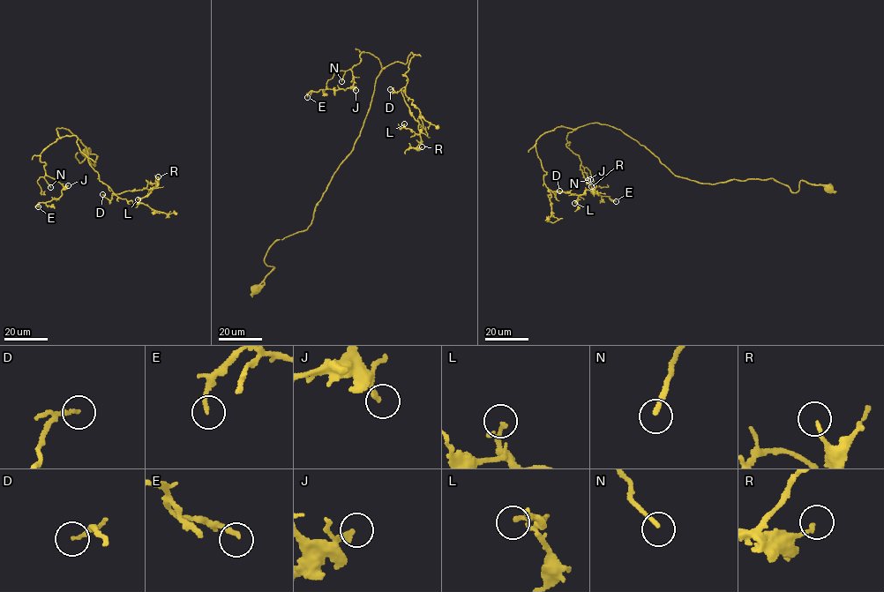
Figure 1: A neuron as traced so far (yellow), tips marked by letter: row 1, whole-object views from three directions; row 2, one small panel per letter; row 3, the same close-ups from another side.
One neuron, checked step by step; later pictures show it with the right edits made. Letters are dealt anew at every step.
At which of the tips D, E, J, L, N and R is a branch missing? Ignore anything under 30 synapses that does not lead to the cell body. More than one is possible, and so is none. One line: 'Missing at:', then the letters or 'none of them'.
Missing at: E, J, N

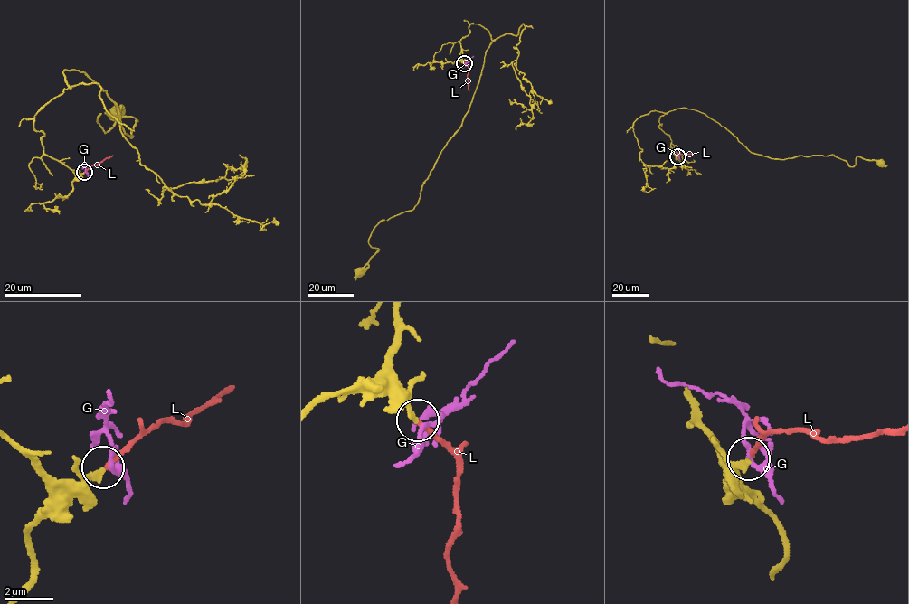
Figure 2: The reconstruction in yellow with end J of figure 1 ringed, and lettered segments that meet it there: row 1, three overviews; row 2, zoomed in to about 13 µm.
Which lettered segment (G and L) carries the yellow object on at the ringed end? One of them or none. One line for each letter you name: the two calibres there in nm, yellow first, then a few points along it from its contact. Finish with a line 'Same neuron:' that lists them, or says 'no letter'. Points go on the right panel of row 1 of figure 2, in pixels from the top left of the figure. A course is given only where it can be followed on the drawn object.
L: Thickness 200 nm (yellow) against 190 nm. Its course: (677, 156), (695, 154)
Same neuron: L

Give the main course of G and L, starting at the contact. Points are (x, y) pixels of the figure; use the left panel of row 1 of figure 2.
G: (84, 173), (84, 159)
L: (83, 172), (113, 155)

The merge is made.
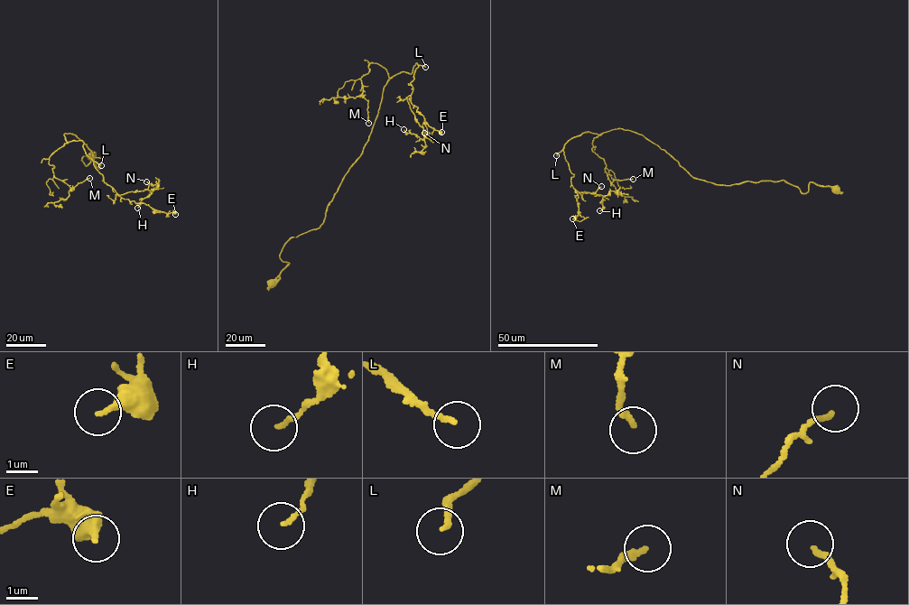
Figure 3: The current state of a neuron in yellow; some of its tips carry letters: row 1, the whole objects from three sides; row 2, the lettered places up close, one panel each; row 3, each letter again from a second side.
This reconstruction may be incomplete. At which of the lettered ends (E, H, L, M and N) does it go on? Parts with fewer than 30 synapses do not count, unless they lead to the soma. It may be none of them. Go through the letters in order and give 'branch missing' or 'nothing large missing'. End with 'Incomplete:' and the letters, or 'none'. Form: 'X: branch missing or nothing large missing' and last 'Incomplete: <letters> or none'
E: nothing large missing
H: nothing large missing
L: branch missing
M: branch missing
N: nothing large missing
Incomplete: L, M

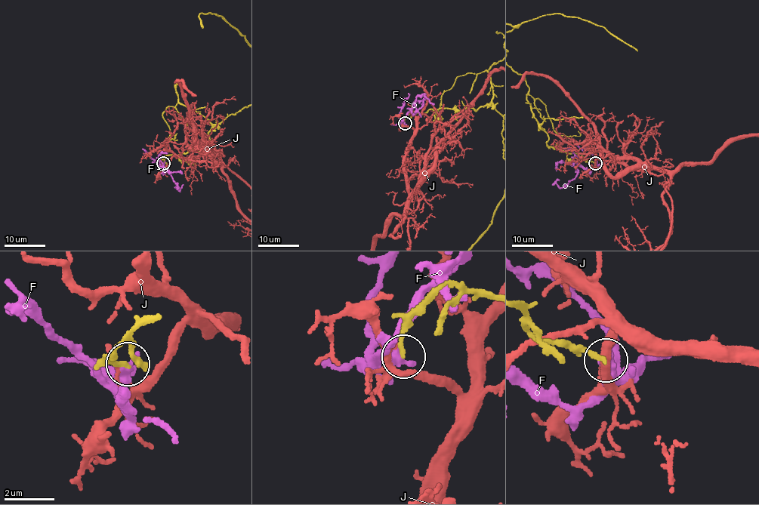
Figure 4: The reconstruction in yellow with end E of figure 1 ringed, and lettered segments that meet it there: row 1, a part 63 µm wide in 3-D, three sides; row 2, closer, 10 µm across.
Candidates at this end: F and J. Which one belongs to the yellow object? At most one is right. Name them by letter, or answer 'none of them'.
none of them

